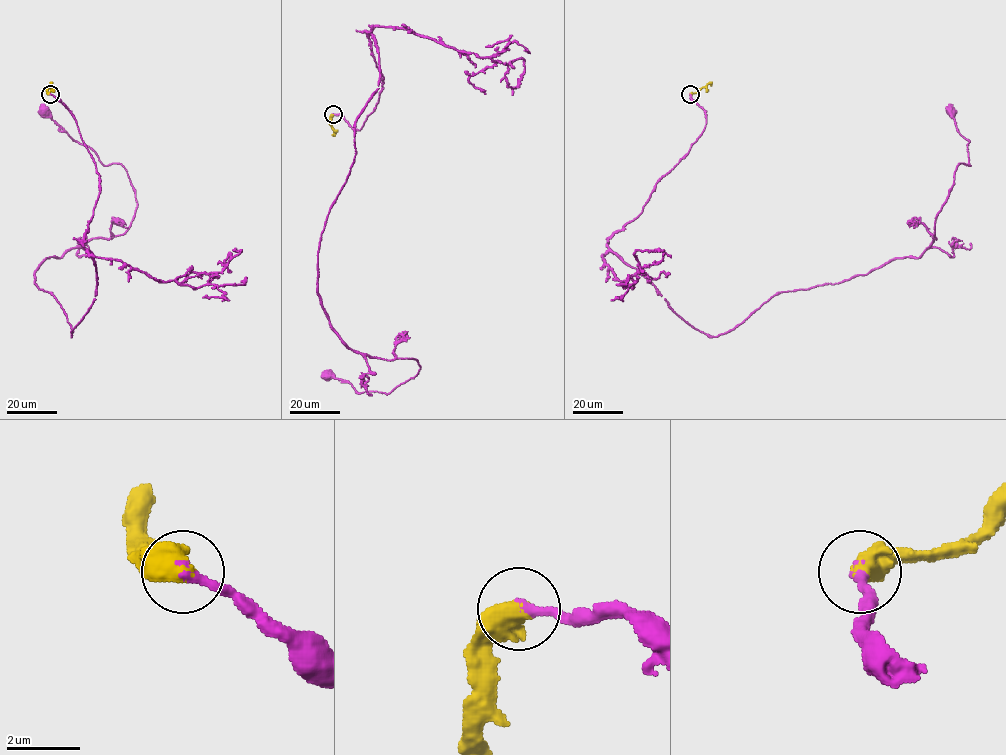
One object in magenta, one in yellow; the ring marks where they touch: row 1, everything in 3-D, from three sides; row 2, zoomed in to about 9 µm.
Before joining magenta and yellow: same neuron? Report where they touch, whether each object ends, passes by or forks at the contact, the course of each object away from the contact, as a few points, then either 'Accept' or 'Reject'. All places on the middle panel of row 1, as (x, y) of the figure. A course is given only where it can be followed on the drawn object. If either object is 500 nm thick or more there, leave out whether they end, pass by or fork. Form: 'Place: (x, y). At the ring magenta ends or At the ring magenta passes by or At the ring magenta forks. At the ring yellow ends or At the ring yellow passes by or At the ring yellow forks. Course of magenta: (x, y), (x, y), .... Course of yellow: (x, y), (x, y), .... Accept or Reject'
Place: (333, 114). Course of magenta: (333, 114), (378, 102), (367, 31), (317, 293), (420, 365), (326, 375). Course of yellow: (333, 114), (332, 134). Accept

